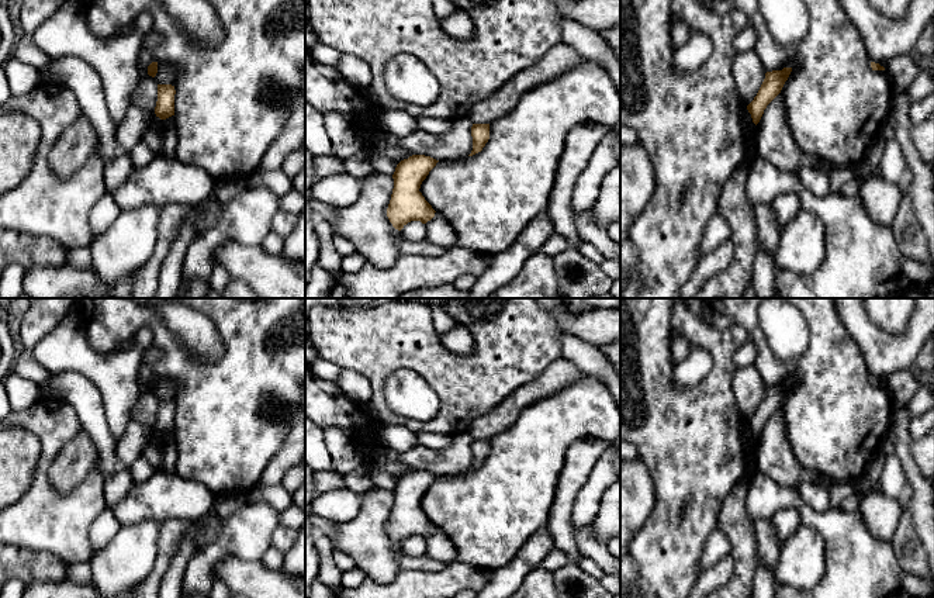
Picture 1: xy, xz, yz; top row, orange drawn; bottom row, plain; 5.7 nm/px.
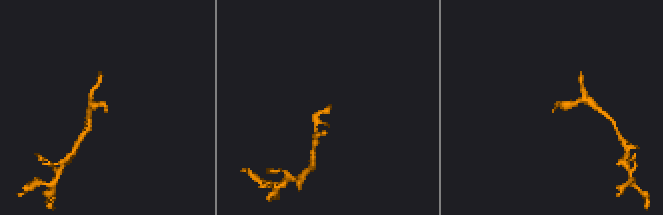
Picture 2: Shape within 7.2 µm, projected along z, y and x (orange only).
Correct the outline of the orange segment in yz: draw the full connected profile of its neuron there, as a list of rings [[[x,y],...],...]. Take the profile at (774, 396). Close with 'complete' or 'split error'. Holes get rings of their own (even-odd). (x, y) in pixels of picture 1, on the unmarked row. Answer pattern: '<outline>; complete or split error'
[[[783,383],[782,386],[772,386],[765,388],[765,394],[757,411],[747,421],[747,425],[751,429],[753,438],[755,440],[760,438],[767,421],[781,408],[791,387],[792,383]]]; complete

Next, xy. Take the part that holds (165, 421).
[[[158,400],[158,416],[155,422],[156,432],[166,435],[174,431],[174,409],[174,401]]]; complete

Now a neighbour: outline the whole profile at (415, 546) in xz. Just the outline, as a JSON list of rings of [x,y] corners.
[[[411,536],[401,545],[402,556],[421,557],[426,554],[426,550],[426,540],[421,536]]]

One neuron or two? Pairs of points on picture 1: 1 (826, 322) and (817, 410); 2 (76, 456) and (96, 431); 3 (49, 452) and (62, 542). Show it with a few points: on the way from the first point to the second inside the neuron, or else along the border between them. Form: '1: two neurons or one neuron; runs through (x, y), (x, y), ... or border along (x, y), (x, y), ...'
1: one neuron; runs through (826, 344), (826, 389)
2: two neurons; border along (82, 427), (96, 446), (97, 462)
3: one neuron; runs through (42, 474), (42, 511), (51, 519)

